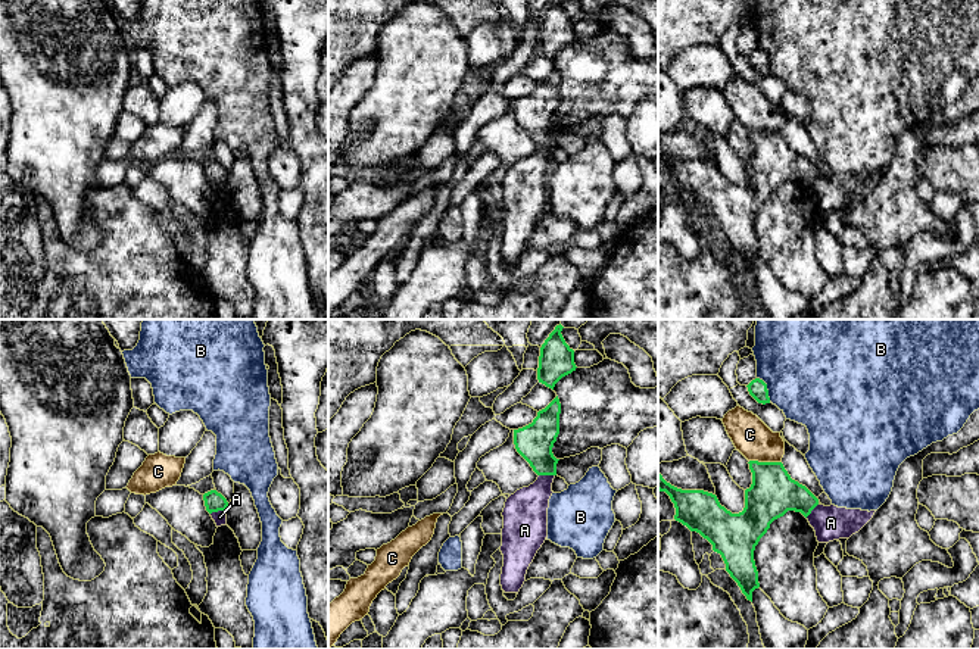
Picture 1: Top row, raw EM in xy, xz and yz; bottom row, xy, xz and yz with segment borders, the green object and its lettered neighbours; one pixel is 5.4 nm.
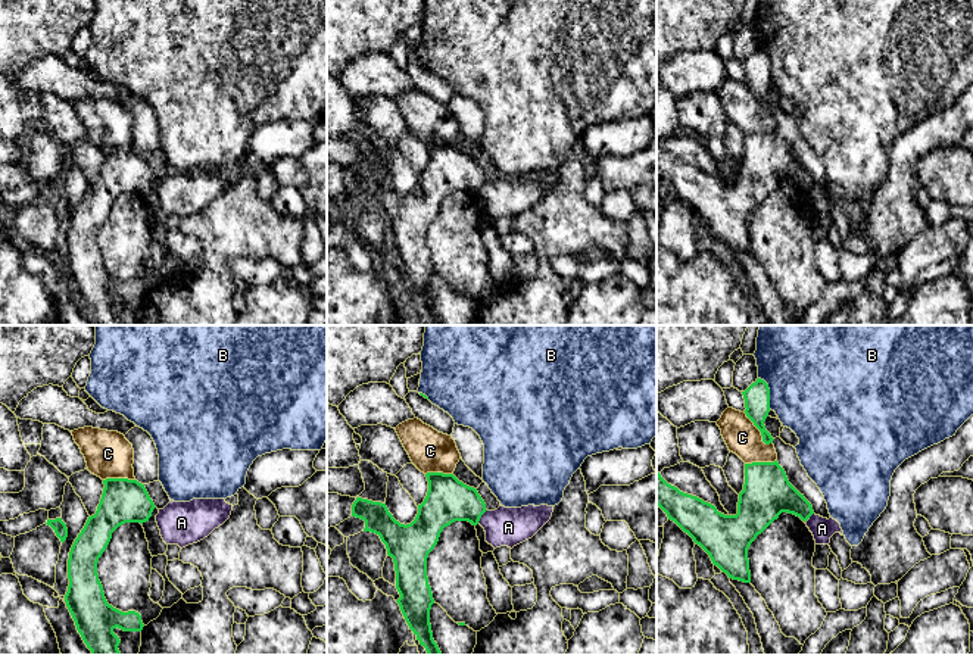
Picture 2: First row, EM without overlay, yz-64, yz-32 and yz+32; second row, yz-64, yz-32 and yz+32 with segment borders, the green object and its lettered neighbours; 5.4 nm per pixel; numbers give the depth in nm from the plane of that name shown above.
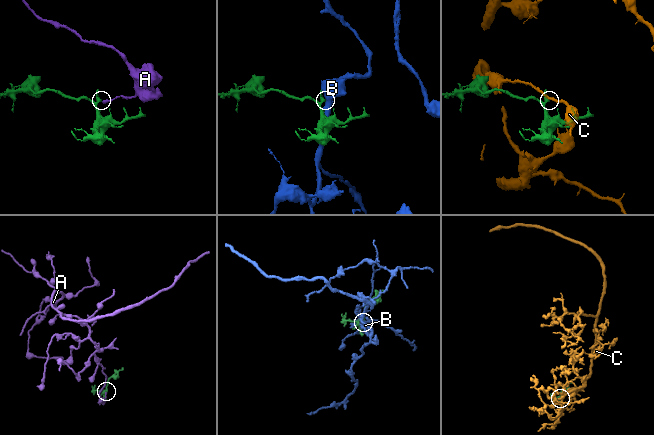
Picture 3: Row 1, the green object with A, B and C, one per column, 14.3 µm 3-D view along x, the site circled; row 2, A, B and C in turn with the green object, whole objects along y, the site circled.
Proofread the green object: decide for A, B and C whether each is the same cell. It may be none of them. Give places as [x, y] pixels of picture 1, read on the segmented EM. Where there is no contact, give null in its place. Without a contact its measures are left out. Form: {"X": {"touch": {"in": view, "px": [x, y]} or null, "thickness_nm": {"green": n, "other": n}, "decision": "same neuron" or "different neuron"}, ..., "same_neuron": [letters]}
{"A": {"touch": {"in": "xz", "px": [546, 474]}, "thickness_nm": {"green": 200, "other": 240}, "decision": "different neuron"}, "B": {"touch": {"in": "yz", "px": [766, 389]}, "thickness_nm": {"green": 100, "other": 480}, "decision": "different neuron"}, "C": {"touch": {"in": "yz", "px": [766, 462]}, "thickness_nm": {"green": 260, "other": 200}, "decision": "different neuron"}, "same_neuron": []}

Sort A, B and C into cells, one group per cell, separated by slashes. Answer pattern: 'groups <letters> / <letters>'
groups A / B / C

